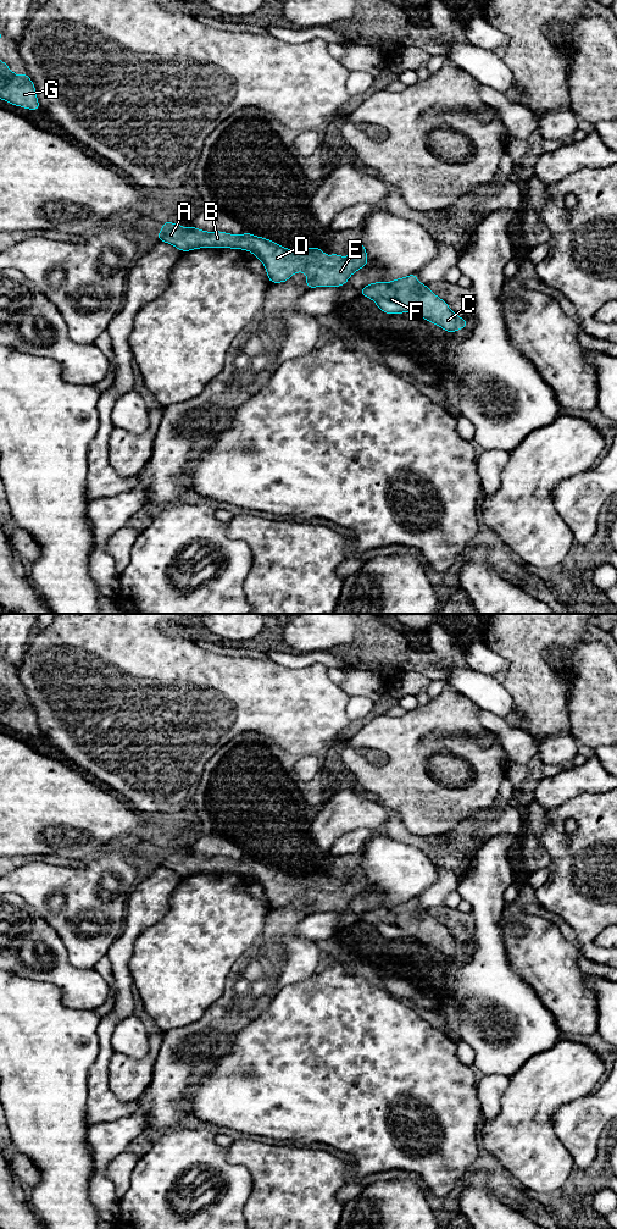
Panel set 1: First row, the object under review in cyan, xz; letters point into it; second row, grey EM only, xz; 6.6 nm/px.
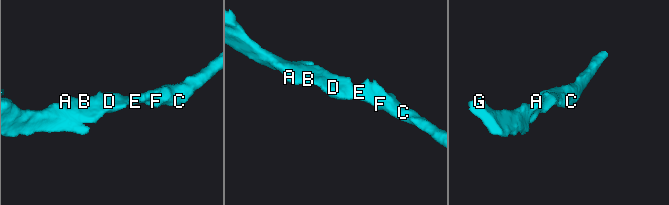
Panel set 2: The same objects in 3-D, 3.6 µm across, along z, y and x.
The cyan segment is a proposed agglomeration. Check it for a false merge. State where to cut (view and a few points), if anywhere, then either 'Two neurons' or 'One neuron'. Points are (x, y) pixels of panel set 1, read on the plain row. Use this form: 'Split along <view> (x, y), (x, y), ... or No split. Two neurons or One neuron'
No split. One neuron

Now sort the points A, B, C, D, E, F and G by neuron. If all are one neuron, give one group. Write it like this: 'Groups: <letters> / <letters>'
Groups: A B C D E F G

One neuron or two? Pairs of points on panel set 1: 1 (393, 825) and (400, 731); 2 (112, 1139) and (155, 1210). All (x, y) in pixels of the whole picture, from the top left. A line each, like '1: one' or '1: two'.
1: two
2: two

